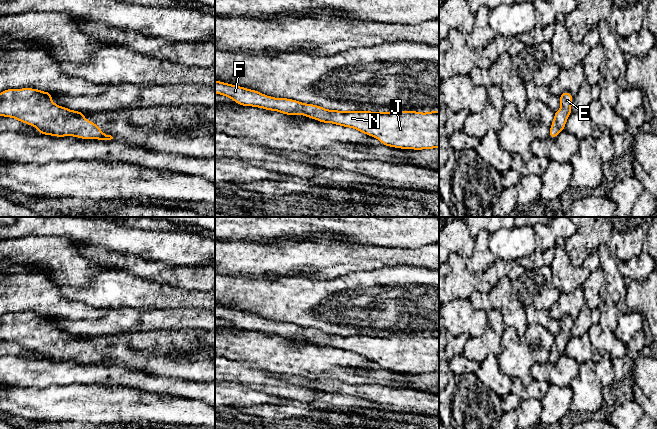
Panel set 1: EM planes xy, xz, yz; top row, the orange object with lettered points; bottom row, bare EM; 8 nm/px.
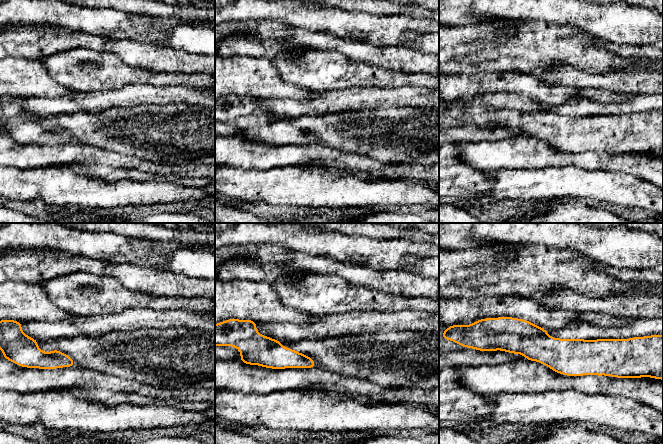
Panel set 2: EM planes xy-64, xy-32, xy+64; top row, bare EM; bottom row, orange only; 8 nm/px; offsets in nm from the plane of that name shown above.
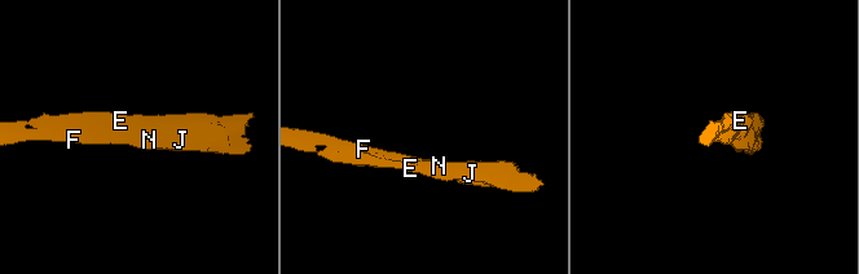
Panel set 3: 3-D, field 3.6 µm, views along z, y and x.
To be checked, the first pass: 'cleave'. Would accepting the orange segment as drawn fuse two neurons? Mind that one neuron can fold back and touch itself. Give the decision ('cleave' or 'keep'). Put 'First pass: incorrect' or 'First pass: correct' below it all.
keep
First pass: incorrect

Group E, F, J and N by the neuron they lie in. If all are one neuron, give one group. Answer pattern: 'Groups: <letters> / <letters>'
Groups: E F J N

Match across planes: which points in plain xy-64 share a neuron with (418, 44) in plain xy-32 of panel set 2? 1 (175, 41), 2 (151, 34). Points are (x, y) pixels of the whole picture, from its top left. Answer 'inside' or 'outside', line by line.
1: inside
2: inside

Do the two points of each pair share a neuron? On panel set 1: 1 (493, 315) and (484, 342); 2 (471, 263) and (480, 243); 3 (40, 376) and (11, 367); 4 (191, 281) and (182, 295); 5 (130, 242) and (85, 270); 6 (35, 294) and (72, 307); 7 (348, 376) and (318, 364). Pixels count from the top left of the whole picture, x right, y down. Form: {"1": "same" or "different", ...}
{"1": "same", "2": "same", "3": "same", "4": "different", "5": "different", "6": "same", "7": "same"}

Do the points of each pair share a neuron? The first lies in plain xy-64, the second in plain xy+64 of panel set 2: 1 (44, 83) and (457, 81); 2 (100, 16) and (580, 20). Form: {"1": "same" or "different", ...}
{"1": "same", "2": "same"}

